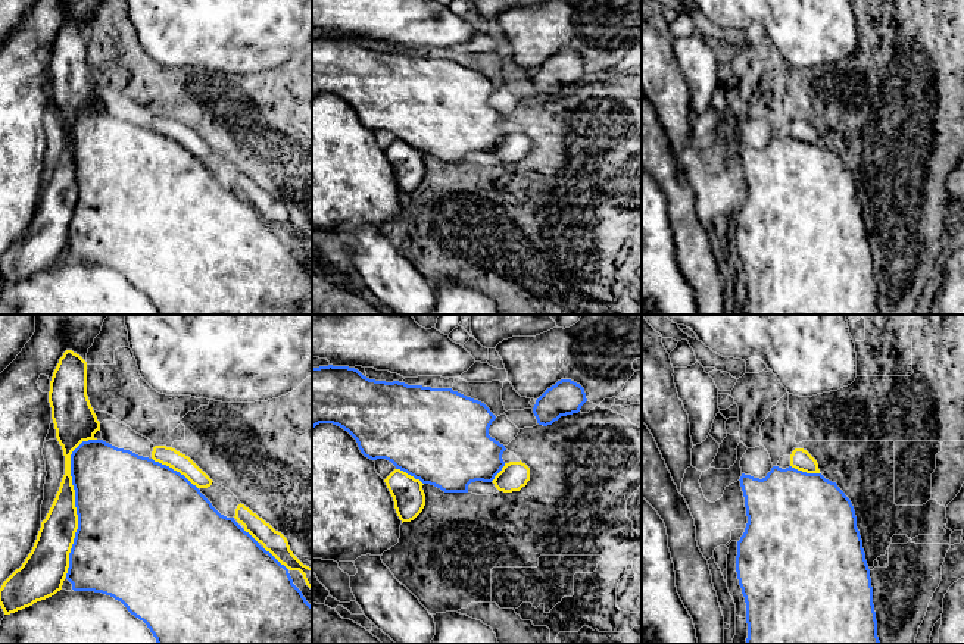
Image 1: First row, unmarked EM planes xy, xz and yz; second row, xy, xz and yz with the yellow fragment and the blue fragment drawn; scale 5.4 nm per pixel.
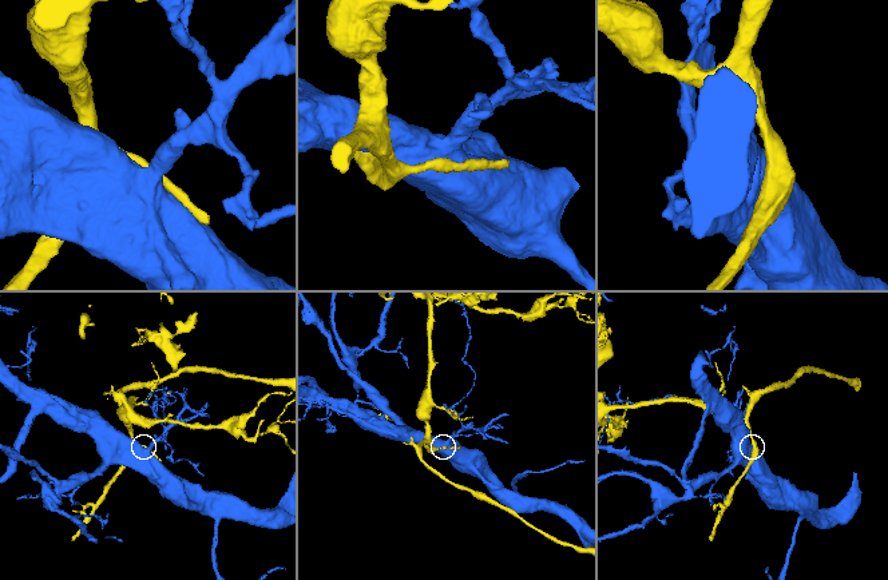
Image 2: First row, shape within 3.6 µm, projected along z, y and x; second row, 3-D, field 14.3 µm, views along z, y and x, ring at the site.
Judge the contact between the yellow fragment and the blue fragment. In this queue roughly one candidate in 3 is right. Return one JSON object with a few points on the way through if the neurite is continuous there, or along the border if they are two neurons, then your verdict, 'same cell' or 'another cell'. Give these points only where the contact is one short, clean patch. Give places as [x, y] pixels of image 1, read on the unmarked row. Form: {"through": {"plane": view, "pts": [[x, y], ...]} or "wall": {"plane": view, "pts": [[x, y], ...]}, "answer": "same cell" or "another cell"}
{"answer": "another cell"}

